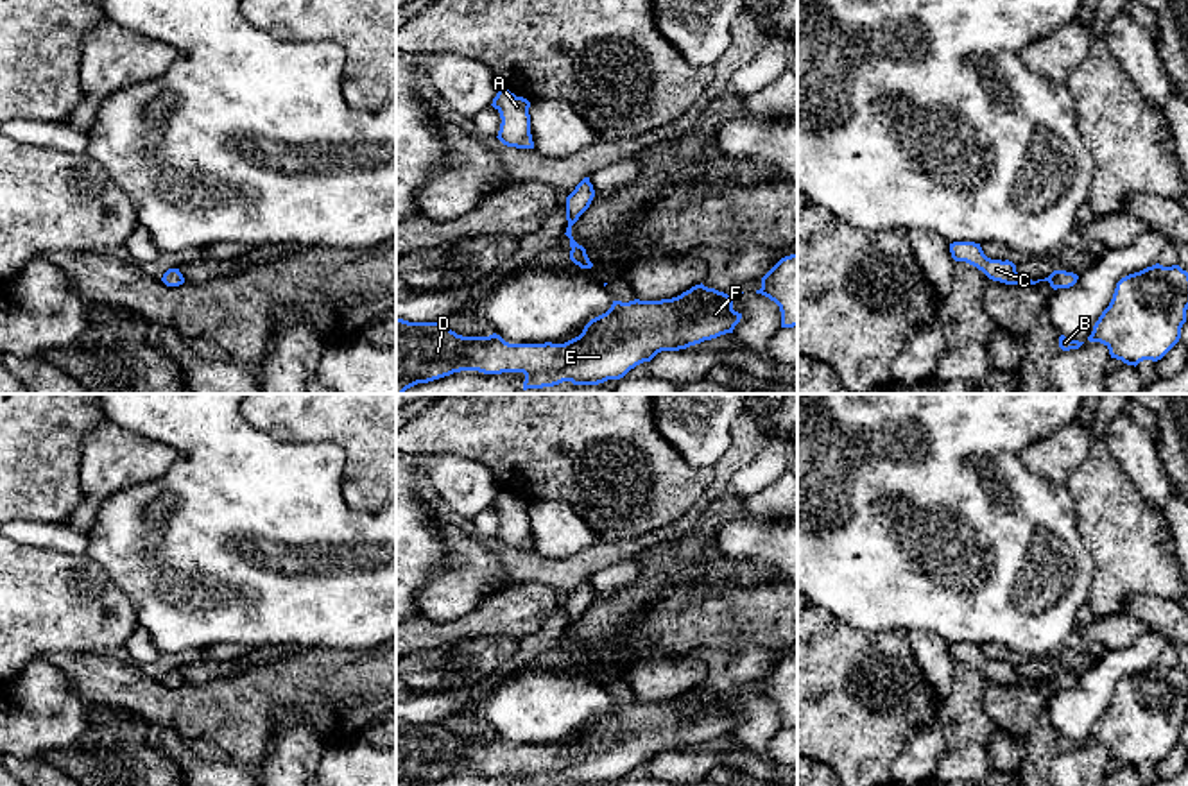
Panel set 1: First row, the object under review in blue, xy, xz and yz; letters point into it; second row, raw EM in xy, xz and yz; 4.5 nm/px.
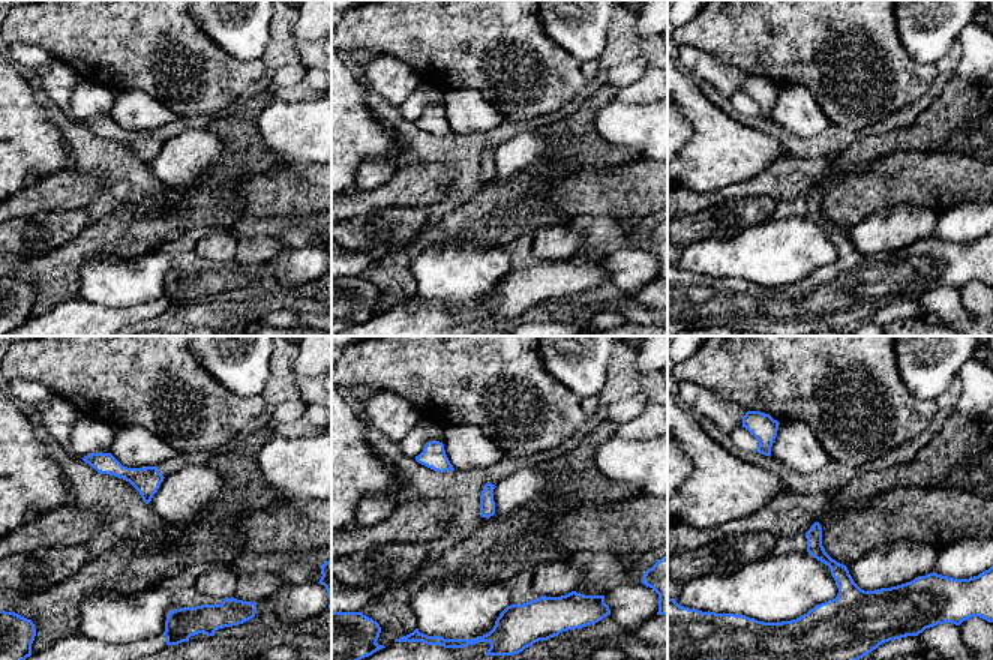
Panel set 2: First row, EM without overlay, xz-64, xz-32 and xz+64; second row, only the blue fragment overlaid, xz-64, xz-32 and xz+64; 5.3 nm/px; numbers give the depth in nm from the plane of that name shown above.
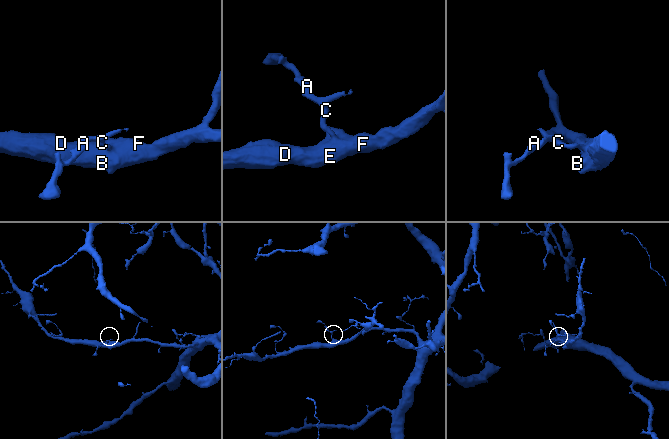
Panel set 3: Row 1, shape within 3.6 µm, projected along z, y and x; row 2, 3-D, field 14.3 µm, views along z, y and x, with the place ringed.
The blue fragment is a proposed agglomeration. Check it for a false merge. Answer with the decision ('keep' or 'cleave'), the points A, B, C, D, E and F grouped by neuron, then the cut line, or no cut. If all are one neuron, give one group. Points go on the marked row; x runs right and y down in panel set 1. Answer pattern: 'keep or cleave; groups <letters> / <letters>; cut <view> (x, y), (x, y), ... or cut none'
keep; groups A B C D E F; cut none

